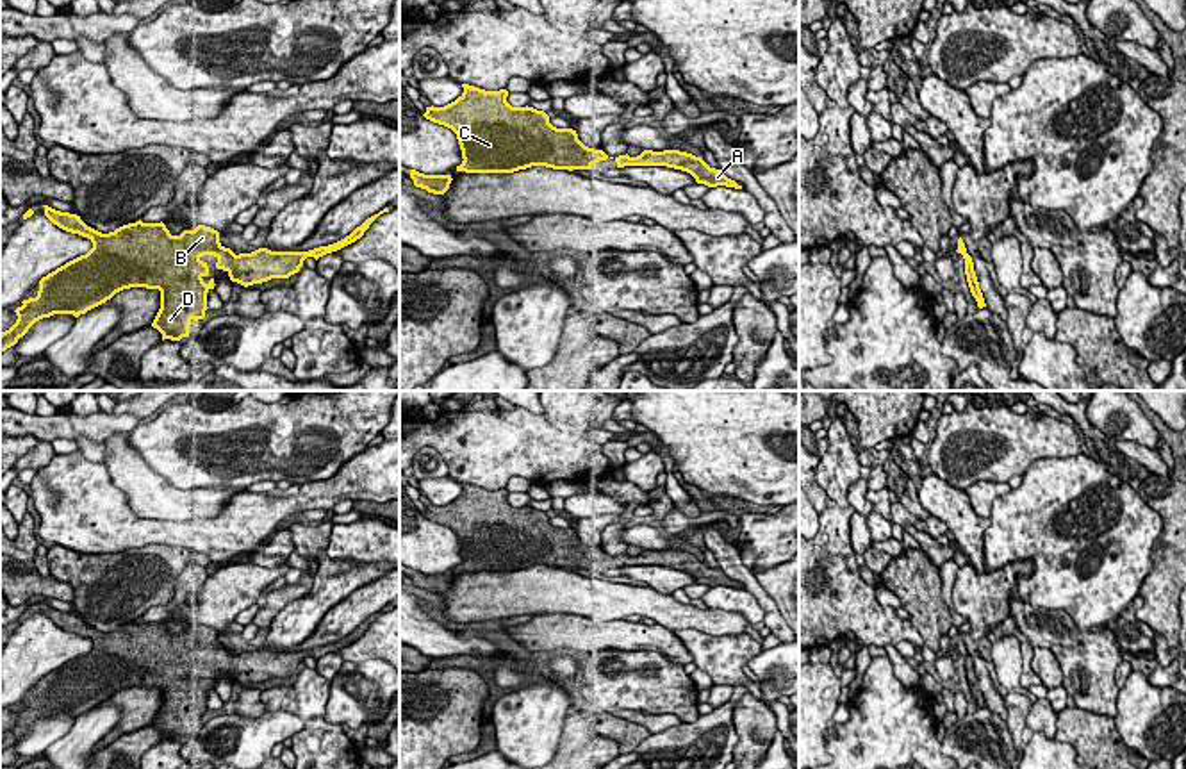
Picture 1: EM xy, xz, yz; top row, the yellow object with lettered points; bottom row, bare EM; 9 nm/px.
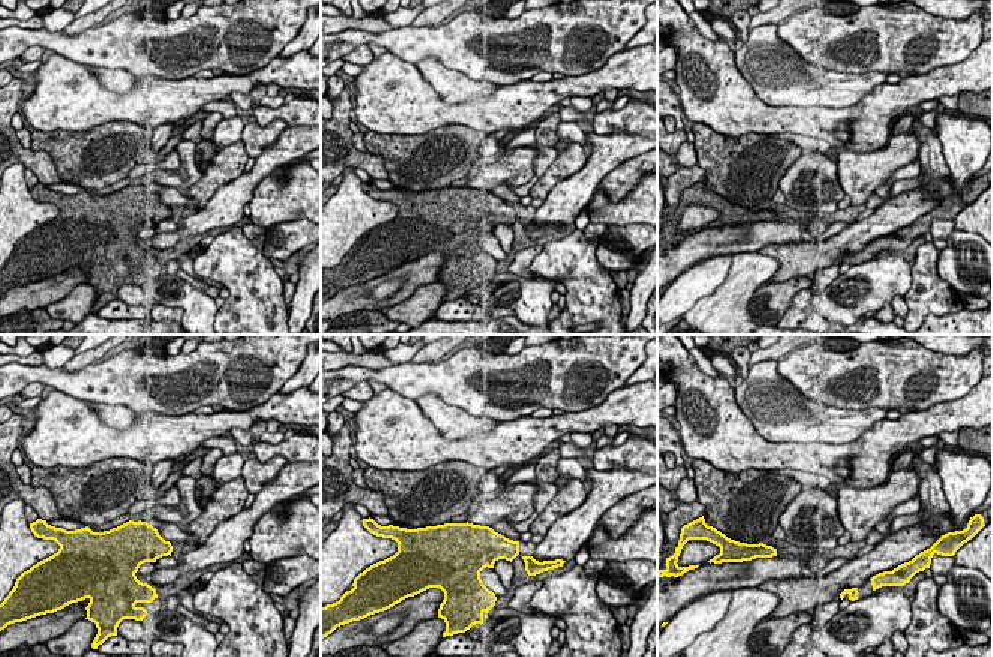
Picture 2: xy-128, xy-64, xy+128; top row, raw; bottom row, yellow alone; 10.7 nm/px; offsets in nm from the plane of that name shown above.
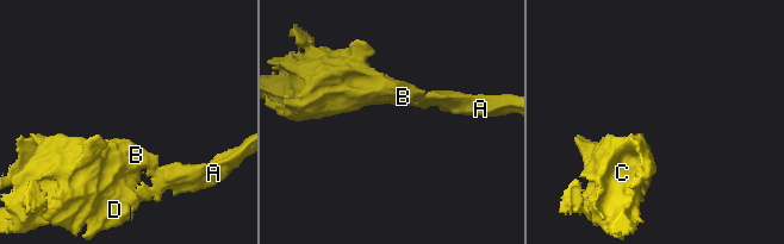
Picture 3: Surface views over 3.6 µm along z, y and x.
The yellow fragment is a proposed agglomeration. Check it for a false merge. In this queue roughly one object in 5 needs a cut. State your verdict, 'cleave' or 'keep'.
keep

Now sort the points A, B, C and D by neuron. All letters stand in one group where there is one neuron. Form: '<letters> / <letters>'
A B C D

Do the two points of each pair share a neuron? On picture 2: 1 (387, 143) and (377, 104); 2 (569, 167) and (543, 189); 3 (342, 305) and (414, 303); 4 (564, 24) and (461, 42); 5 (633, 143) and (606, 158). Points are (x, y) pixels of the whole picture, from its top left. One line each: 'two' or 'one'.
1: two
2: one
3: two
4: one
5: one

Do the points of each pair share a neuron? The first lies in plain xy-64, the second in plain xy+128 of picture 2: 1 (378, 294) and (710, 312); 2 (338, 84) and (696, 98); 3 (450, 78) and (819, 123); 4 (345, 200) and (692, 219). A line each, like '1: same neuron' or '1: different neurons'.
1: same neuron
2: different neurons
3: different neurons
4: same neuron

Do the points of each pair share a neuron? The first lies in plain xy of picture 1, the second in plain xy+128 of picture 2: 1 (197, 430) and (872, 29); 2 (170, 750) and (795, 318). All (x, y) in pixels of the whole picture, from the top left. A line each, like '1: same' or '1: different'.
1: same
2: same

